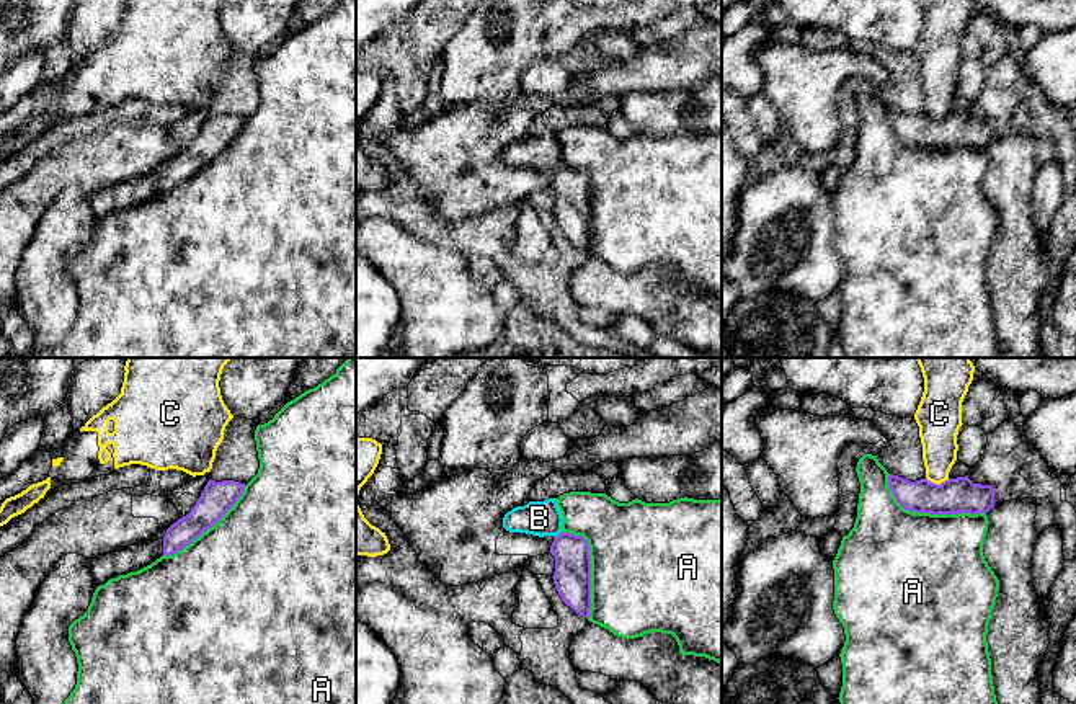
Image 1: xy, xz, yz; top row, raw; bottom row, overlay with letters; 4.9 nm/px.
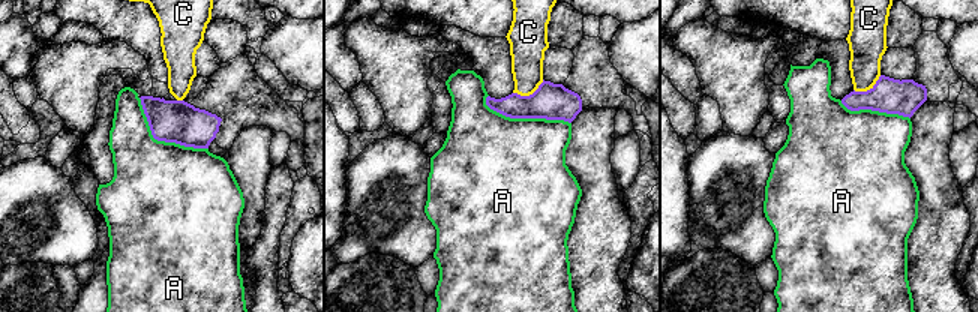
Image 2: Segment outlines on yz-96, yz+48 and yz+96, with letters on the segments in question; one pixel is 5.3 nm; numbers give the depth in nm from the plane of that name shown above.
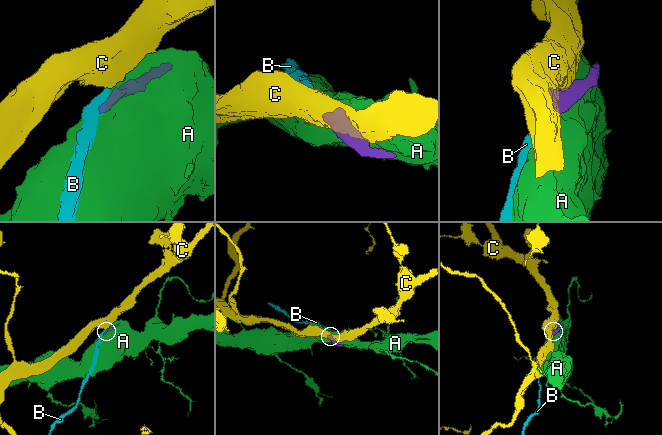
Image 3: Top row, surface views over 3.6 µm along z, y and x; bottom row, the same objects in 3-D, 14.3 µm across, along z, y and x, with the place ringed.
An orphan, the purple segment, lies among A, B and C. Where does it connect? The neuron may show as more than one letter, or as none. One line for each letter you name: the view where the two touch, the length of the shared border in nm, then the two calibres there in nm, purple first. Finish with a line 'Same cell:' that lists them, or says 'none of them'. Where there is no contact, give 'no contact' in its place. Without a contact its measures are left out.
B: xz | 50 nm | 190/180 nm
Same cell: B

